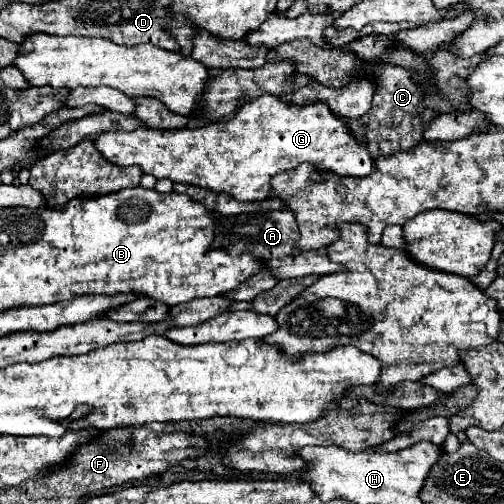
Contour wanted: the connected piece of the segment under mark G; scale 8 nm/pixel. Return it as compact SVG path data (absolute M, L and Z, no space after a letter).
M268 93L244 103L228 121L222 119L208 127L108 131L98 135L94 145L114 165L140 165L144 173L156 179L168 177L176 183L190 183L216 193L226 191L240 201L266 199L272 191L270 179L304 161L344 177L366 177L372 173L374 163L368 141L356 139L348 131L346 121L334 115L326 103L314 101L298 107Z

